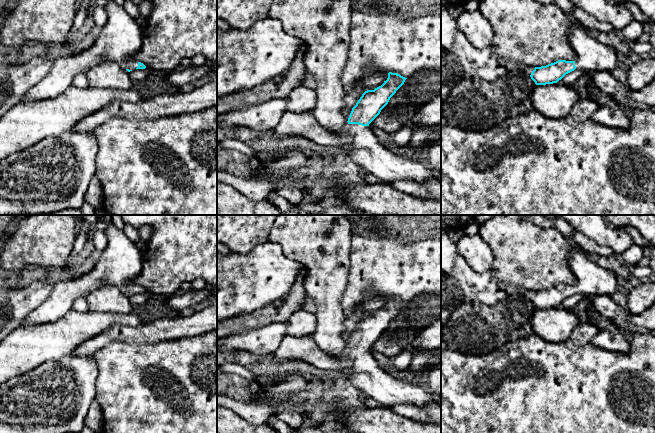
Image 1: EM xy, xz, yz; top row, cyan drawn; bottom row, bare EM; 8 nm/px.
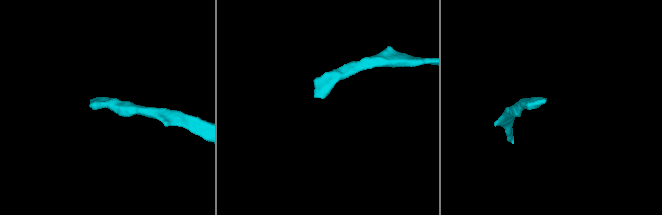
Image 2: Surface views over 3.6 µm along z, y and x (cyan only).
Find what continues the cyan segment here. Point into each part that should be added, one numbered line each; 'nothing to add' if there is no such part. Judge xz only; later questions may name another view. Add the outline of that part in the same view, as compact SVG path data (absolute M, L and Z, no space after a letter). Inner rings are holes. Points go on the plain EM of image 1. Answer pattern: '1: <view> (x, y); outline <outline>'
1: xz (365, 373); outline M286 335L272 353L277 365L301 360L330 373L343 373L347 381L383 407L425 407L436 403L423 383L407 383L395 378L381 367L369 350L347 347L344 349L344 357L352 363L349 368L342 368L338 358L323 352L315 343L313 335Z

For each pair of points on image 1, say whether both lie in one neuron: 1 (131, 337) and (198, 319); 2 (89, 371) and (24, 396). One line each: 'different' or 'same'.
1: same
2: same

